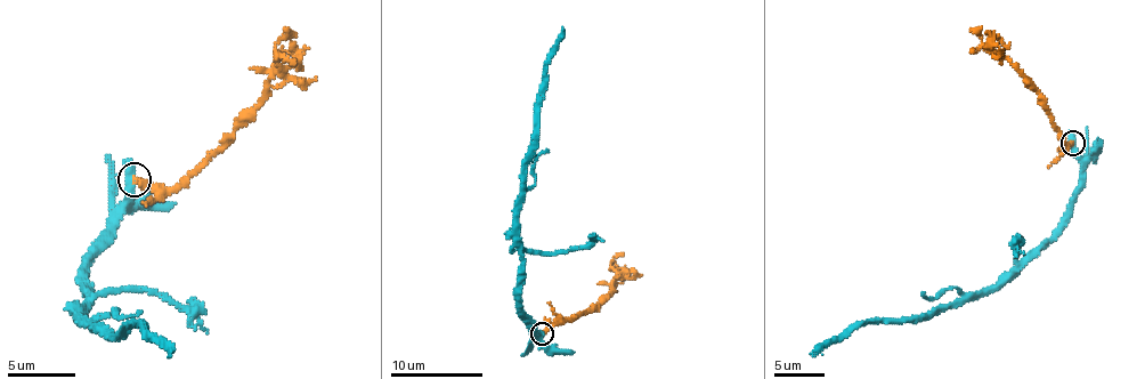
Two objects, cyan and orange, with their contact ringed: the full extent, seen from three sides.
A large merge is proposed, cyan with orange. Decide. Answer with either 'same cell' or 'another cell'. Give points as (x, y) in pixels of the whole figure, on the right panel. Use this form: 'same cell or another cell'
another cell

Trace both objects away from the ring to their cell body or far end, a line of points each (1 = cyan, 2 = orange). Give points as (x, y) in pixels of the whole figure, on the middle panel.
1: (541, 333), (537, 335), (520, 305), (524, 260), (518, 224), (524, 167), (535, 142), (544, 63), (562, 26)
2: (541, 333), (553, 324), (571, 321), (611, 291), (616, 272), (609, 268), (622, 271)

